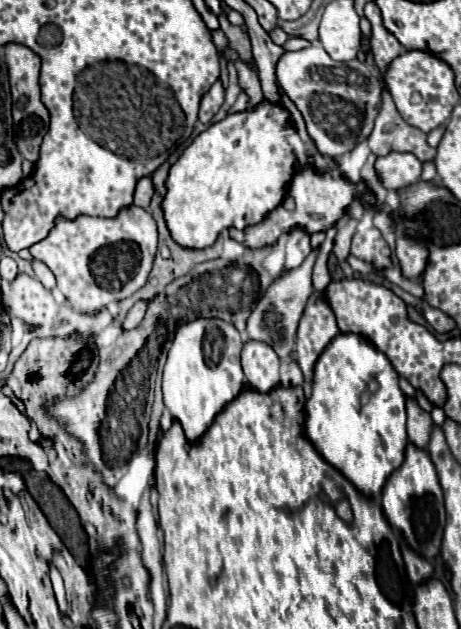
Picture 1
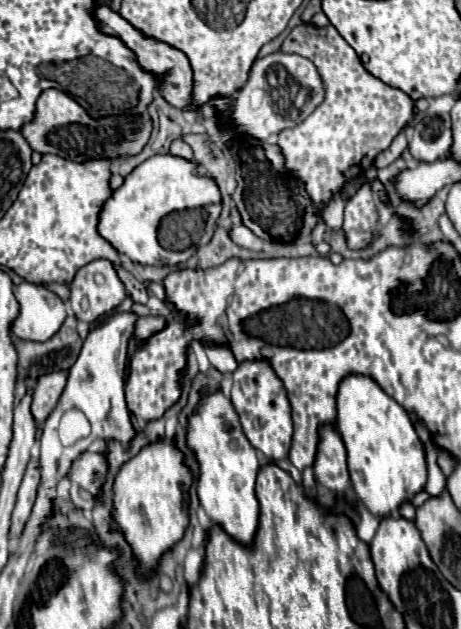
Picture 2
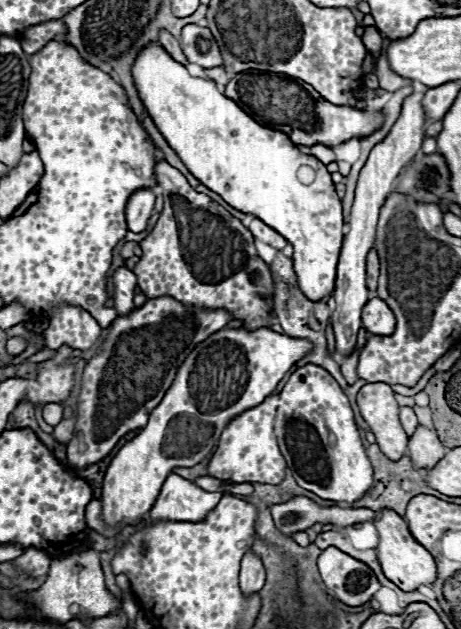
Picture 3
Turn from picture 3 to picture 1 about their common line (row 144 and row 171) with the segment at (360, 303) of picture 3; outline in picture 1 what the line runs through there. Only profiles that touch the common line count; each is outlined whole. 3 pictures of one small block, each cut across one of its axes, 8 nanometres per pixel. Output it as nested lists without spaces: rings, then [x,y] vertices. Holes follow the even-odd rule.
[[[390,152],[388,156],[380,156],[374,168],[384,188],[402,190],[404,186],[410,186],[412,182],[420,180],[422,162],[412,154]]]

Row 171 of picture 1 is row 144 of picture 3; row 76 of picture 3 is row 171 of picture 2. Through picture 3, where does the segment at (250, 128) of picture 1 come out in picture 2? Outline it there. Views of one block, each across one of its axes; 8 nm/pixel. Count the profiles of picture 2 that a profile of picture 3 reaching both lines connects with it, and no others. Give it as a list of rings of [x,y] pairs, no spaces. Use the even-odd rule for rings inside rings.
[[[172,154],[152,156],[134,168],[132,174],[126,176],[124,184],[106,200],[100,212],[98,230],[102,238],[106,238],[118,252],[126,254],[136,264],[150,264],[150,266],[176,266],[186,262],[190,256],[196,254],[196,244],[188,246],[188,254],[178,254],[182,250],[170,252],[164,250],[158,242],[158,226],[160,220],[170,212],[182,212],[188,208],[202,208],[206,212],[206,242],[210,242],[210,230],[214,228],[220,206],[220,190],[216,180],[204,174],[194,174],[196,164]]]

